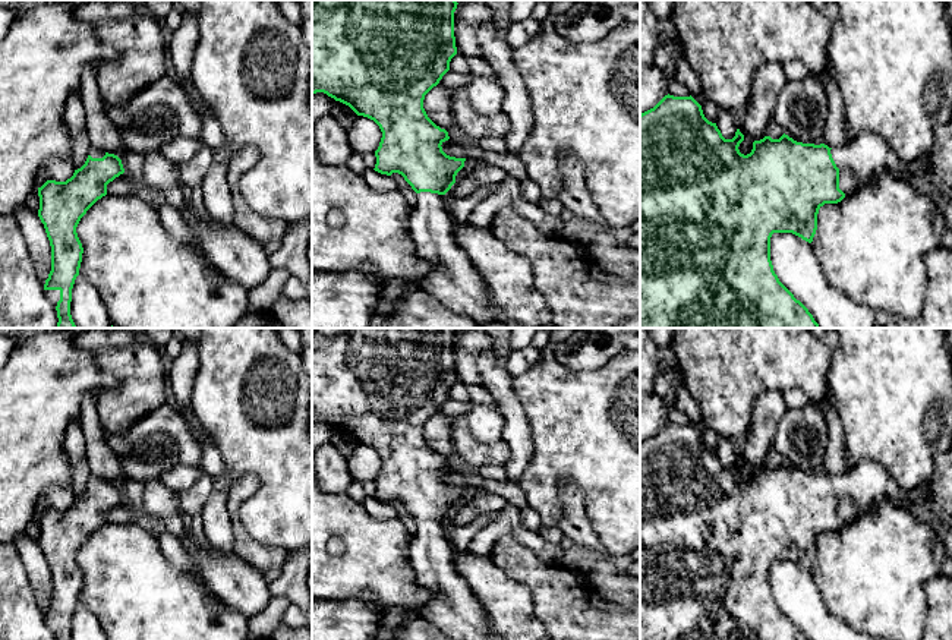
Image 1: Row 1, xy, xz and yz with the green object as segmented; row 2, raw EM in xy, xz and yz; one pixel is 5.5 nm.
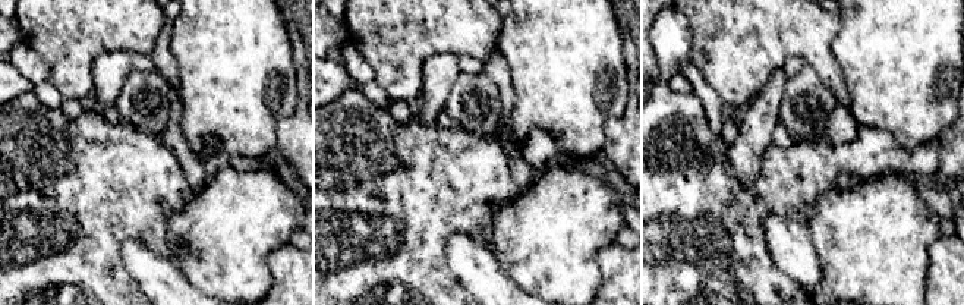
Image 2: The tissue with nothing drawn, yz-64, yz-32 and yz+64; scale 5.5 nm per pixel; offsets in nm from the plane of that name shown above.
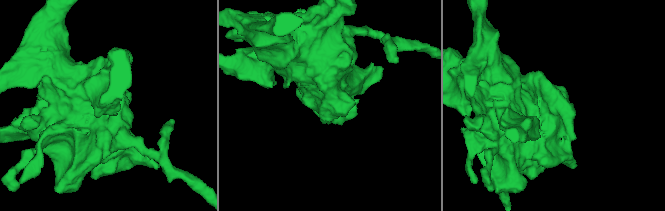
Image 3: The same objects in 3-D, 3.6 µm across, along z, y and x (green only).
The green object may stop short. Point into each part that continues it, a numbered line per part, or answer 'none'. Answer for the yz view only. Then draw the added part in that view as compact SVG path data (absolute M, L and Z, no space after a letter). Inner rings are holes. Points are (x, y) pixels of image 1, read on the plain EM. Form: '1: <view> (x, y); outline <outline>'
1: yz (867, 482); outline M863 460L851 470L832 476L830 482L839 499L851 499L860 513L866 513L879 501L905 505L927 502L931 494L930 483L912 491L902 489L879 463L870 460Z

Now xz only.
1: xz (453, 609); outline M416 521L410 564L417 583L432 592L432 600L420 617L453 640L494 640L489 617L455 571L453 558L454 548L444 535L442 523Z

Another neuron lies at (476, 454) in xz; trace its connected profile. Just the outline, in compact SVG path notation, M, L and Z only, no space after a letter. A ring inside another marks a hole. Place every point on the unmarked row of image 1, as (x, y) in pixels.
M455 416L453 425L453 444L466 463L477 470L483 466L507 466L510 450L501 439L494 444L482 444L469 432L467 416Z

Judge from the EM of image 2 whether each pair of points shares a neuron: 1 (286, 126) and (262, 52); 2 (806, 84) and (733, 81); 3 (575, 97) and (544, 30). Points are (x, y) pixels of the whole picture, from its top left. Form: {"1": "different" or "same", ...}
{"1": "different", "2": "different", "3": "same"}

